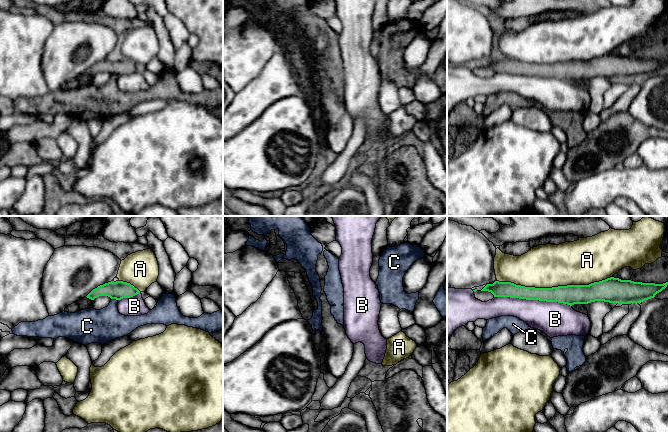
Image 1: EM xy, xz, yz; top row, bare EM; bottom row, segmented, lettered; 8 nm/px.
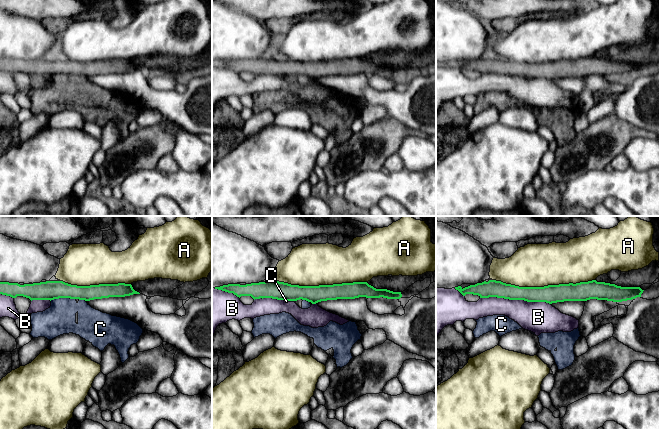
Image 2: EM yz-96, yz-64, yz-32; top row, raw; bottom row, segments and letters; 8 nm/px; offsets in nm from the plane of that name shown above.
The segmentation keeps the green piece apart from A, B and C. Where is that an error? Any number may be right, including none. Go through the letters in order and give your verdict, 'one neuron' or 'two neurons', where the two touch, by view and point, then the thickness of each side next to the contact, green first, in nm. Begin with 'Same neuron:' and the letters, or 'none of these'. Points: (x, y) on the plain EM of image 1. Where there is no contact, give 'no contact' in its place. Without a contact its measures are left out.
Same neuron: none of these
A: two neurons | yz (554, 63) | 160/360 nm
B: two neurons | yz (533, 75) | 140/280 nm
C: two neurons | xy (114, 74) | 150/280 nm

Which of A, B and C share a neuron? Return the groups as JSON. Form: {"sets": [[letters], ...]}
{"sets": [["A"], ["B"], ["C"]]}

